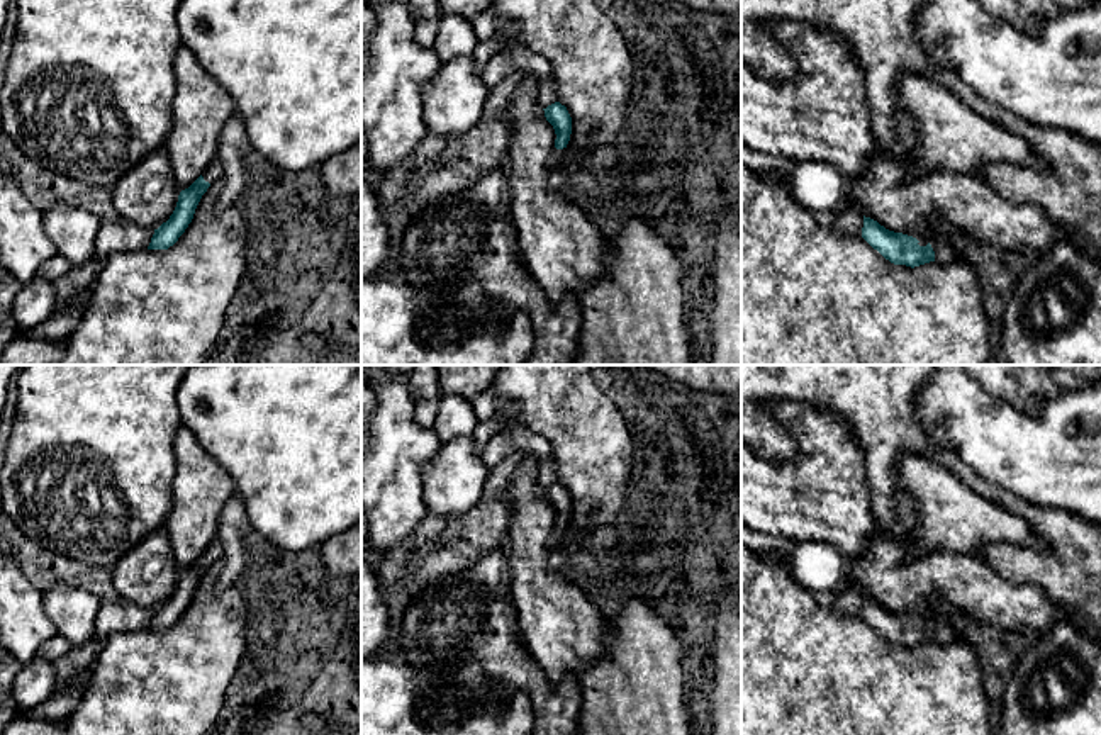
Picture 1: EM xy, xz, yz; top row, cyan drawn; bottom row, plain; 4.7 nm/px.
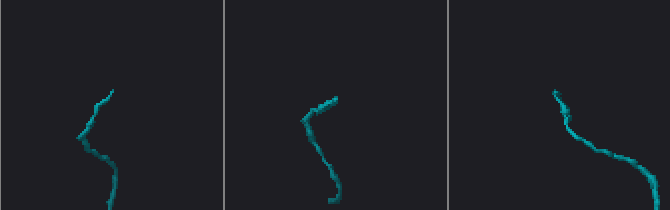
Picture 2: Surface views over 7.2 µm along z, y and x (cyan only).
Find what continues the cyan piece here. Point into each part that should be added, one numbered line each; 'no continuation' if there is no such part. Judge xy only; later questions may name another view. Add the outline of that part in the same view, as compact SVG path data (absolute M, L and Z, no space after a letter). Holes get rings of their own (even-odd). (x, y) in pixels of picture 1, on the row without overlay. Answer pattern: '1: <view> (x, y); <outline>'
1: xy (214, 552); M214 540L207 550L202 553L204 560L209 562L210 565L222 560L222 543L219 540Z

